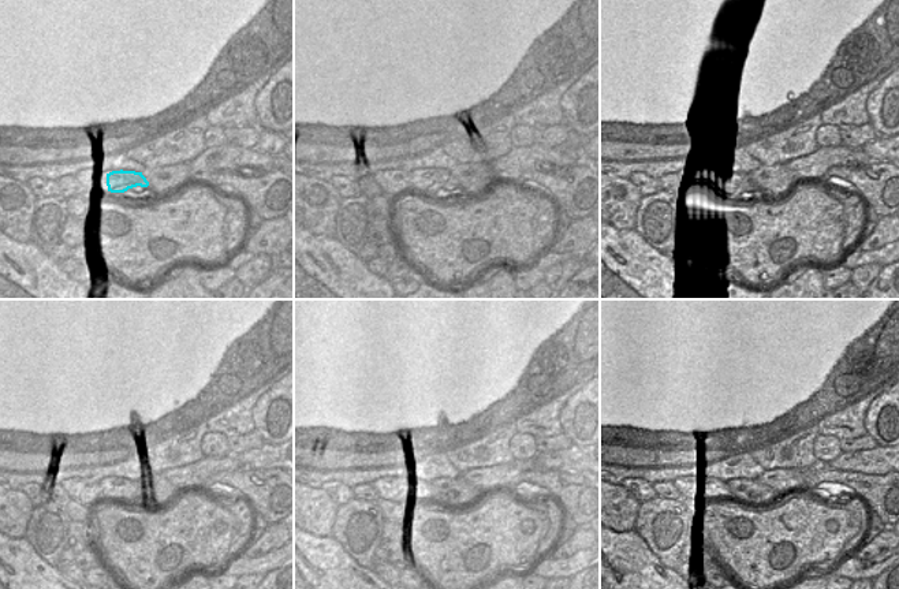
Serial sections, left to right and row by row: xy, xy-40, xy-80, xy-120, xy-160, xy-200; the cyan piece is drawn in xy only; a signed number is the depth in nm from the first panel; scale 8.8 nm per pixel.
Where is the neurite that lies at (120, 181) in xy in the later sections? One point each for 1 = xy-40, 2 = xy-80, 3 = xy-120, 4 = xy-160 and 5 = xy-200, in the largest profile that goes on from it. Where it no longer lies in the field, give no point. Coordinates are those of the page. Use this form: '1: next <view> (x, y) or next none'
1: next xy-40 (424, 181)
2: next xy-80 (731, 182)
3: next xy-120 (116, 488)
4: next xy-160 (416, 487)
5: next xy-200 (723, 488)

